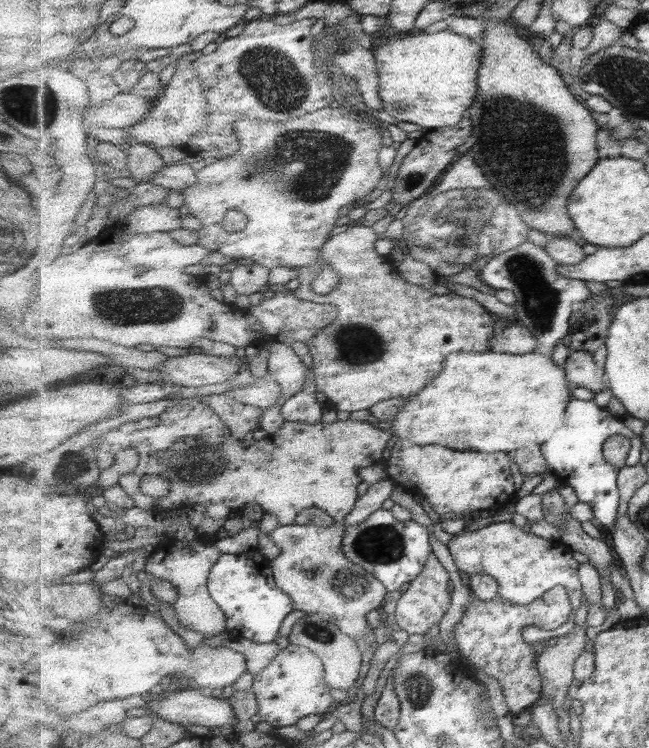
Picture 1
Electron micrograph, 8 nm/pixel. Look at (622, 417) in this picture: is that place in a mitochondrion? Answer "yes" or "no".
no

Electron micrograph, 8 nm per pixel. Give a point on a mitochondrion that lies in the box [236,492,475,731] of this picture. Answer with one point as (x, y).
(379, 543)

